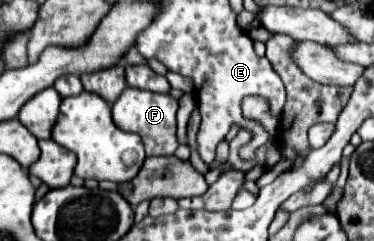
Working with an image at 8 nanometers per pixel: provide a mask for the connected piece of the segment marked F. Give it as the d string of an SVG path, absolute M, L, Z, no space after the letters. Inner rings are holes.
M130 89L122 91L122 95L114 101L112 105L112 119L122 131L130 131L142 137L146 155L172 155L178 147L176 141L176 111L178 111L178 101L172 95L158 95L152 91L142 91L142 89Z

